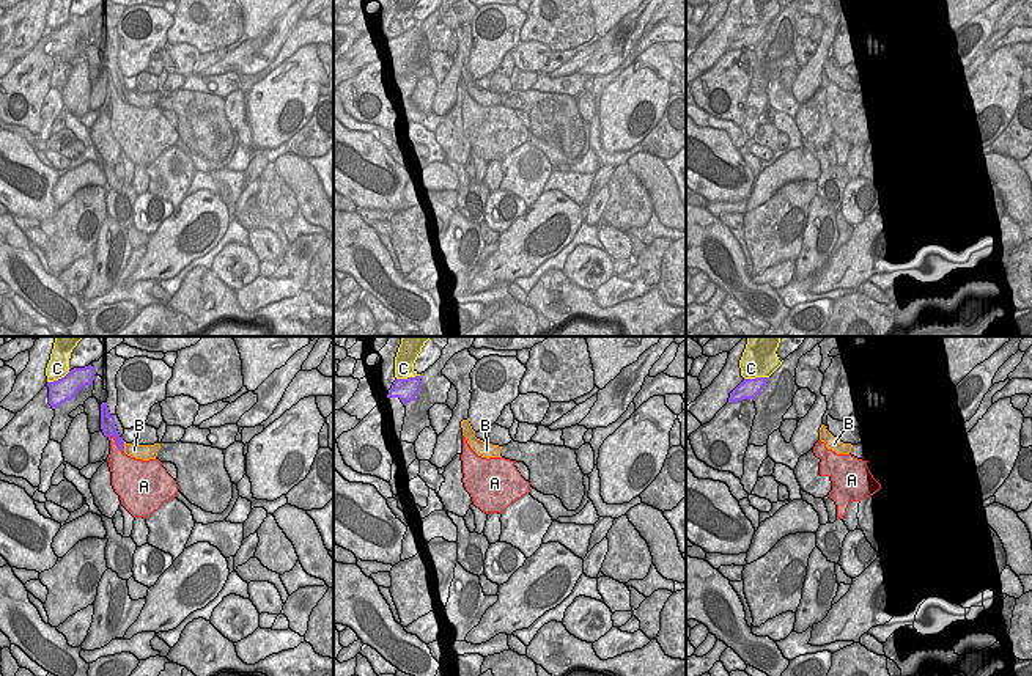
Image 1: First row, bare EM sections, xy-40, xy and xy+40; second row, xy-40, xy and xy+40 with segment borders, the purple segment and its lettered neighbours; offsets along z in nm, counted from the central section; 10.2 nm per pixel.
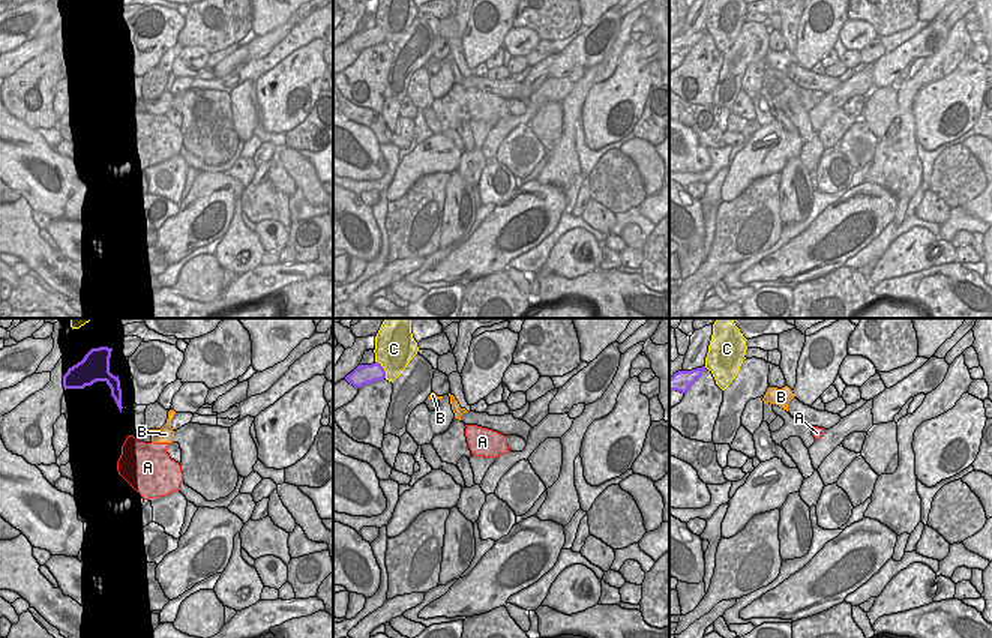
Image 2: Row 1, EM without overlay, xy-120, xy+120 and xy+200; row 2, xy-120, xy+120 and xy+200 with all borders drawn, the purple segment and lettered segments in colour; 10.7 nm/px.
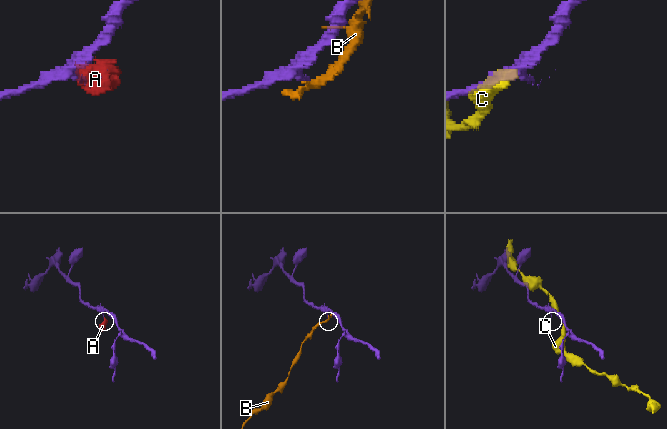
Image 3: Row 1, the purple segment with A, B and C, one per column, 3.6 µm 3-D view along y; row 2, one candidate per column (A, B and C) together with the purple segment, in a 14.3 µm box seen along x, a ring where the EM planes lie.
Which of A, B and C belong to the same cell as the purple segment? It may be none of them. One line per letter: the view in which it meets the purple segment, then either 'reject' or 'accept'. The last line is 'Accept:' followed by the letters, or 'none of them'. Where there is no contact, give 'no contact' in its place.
A: xy-40 | accept
B: xy-40 | reject
C: xy | reject
Accept: A

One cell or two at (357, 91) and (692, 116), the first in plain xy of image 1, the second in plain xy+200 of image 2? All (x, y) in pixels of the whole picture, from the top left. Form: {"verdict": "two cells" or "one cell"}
{"verdict": "two cells"}

